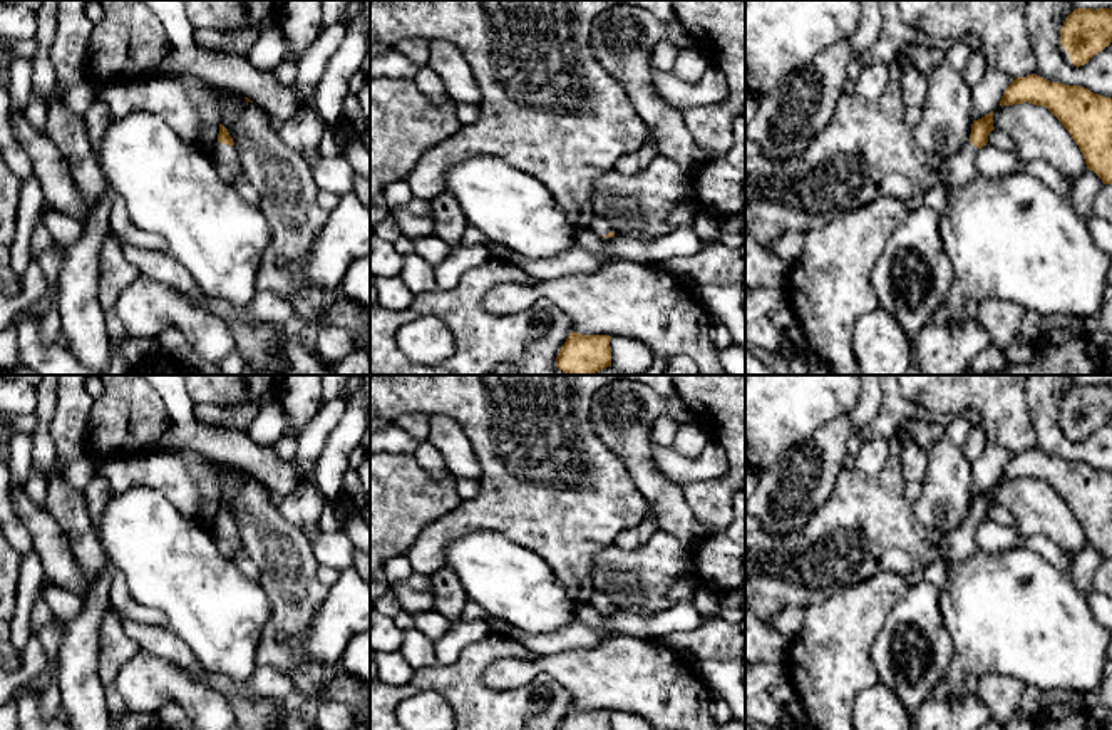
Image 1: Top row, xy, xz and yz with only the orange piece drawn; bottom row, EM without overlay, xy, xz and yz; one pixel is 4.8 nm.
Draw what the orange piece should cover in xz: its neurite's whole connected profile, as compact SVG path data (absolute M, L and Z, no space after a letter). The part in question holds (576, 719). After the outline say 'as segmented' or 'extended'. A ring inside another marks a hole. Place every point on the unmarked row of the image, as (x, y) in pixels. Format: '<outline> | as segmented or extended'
M571 707L558 730L611 730L610 710L581 710Z | as segmented

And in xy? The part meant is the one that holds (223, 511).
M219 499L218 517L213 527L213 539L219 553L228 559L234 559L241 553L241 537L238 532L238 524L223 499Z | extended

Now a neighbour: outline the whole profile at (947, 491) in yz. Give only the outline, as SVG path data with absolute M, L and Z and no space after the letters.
M941 437L928 450L928 470L913 512L924 527L943 534L968 517L973 499L973 469L961 447Z

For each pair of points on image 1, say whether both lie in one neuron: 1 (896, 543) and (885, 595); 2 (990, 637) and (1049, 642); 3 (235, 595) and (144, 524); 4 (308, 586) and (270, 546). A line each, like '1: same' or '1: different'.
1: different
2: same
3: same
4: same

